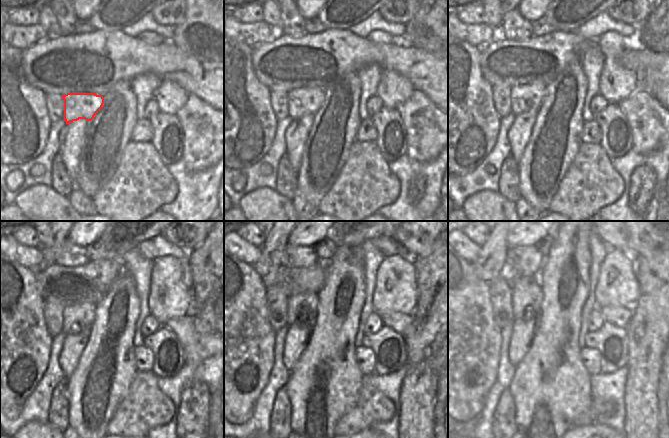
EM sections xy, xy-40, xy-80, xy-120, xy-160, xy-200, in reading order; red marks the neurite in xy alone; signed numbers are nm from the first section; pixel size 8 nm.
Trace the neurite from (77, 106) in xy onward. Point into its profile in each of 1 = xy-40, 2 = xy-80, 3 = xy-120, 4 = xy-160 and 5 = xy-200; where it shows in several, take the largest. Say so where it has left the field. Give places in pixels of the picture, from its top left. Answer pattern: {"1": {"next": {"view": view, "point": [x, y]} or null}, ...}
{"1": {"next": {"view": "xy-40", "point": [306, 101]}}, "2": {"next": {"view": "xy-80", "point": [524, 98]}}, "3": {"next": {"view": "xy-120", "point": [76, 319]}}, "4": {"next": {"view": "xy-160", "point": [300, 305]}}, "5": {"next": {"view": "xy-200", "point": [526, 293]}}}

